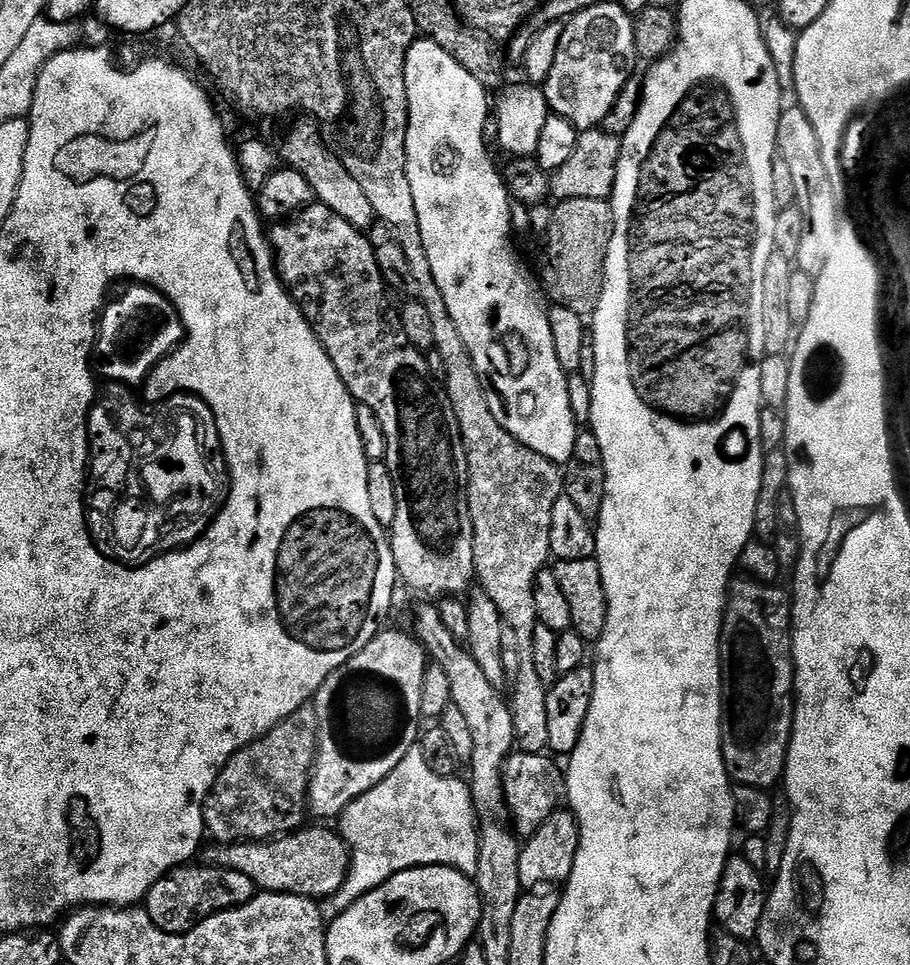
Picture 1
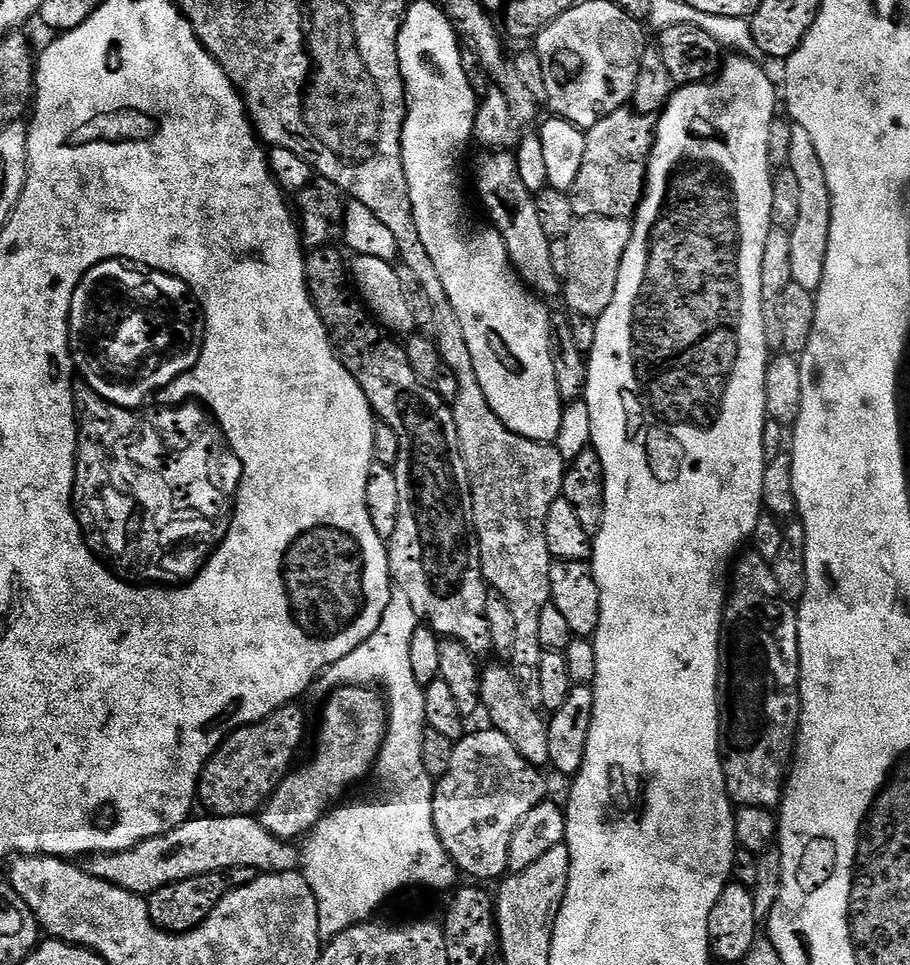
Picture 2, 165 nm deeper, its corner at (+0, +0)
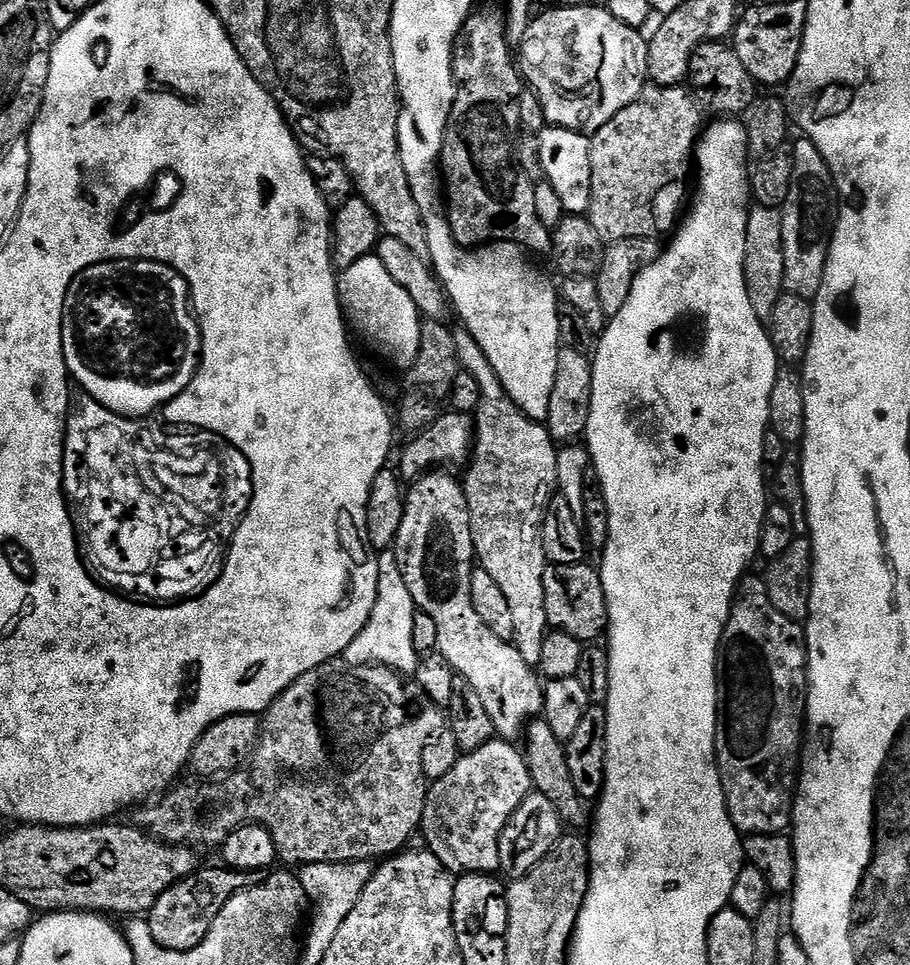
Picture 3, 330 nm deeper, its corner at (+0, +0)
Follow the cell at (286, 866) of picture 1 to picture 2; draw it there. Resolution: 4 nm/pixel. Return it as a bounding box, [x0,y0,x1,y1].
[92,815,297,898]

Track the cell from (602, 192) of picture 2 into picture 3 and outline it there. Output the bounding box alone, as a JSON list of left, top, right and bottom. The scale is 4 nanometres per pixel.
[586,86,702,241]

